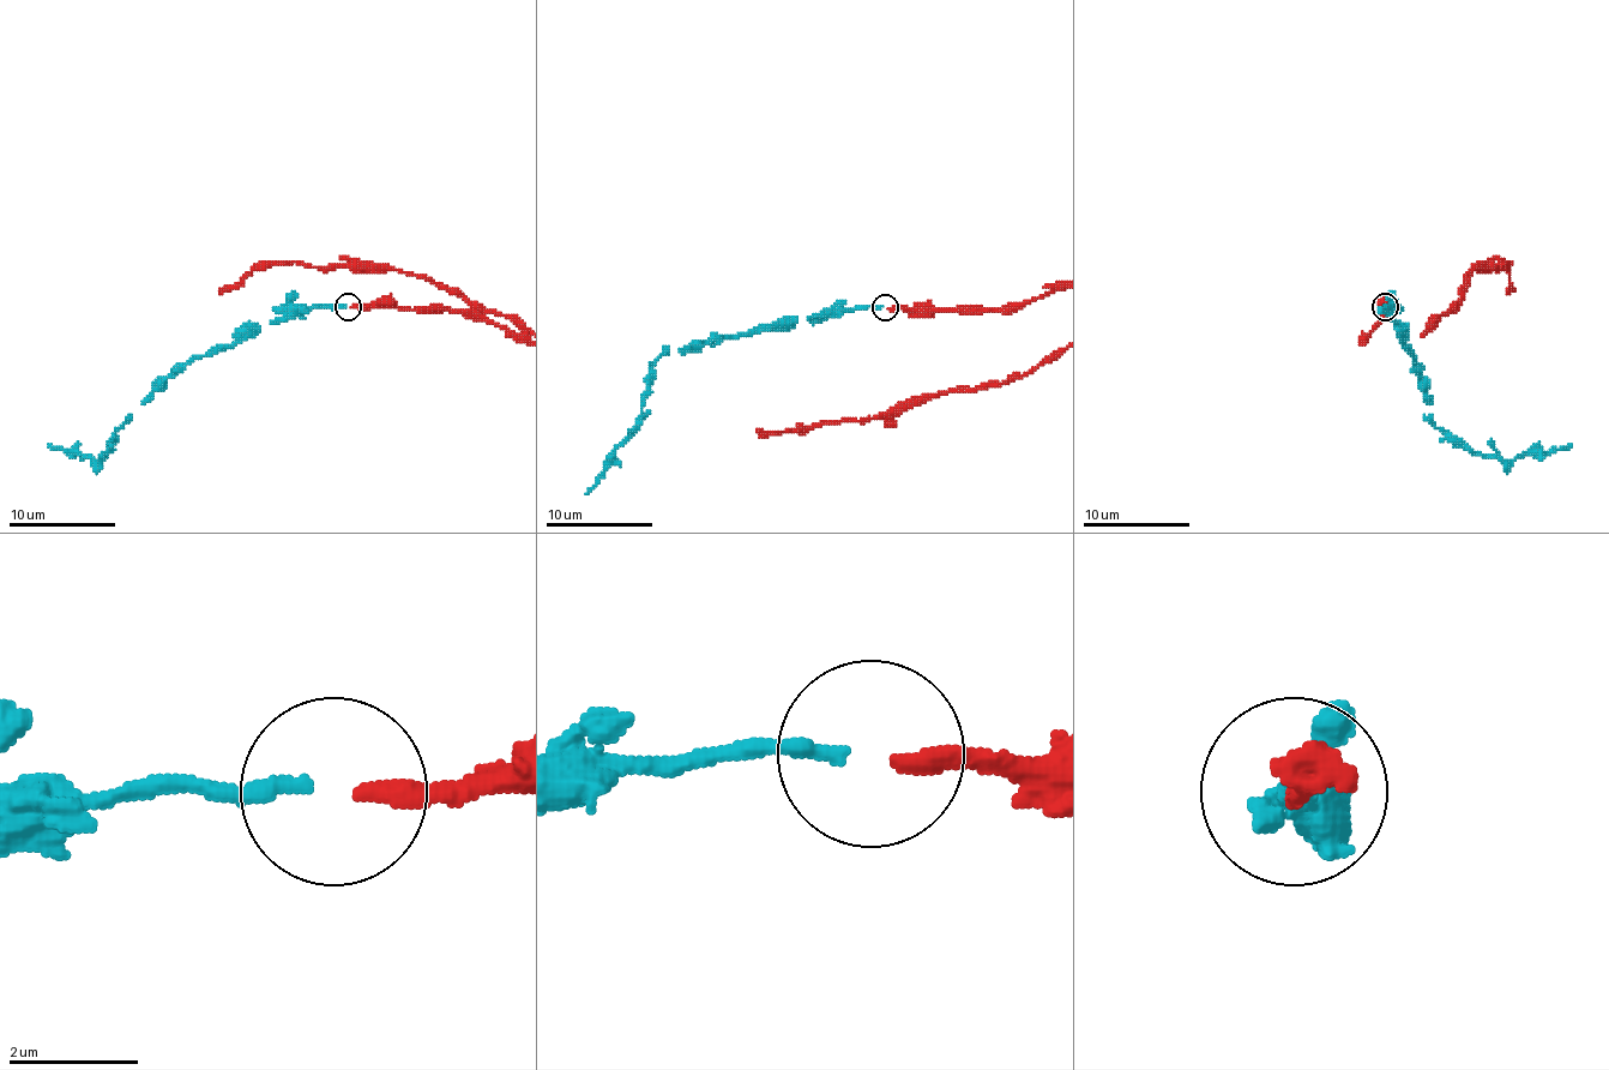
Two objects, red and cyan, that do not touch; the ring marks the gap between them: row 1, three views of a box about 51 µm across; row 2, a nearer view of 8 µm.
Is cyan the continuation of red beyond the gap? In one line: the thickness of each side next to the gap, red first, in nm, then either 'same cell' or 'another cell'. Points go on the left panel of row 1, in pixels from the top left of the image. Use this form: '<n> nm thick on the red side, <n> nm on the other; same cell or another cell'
320 nm thick on the red side, 280 nm on the other; same cell

